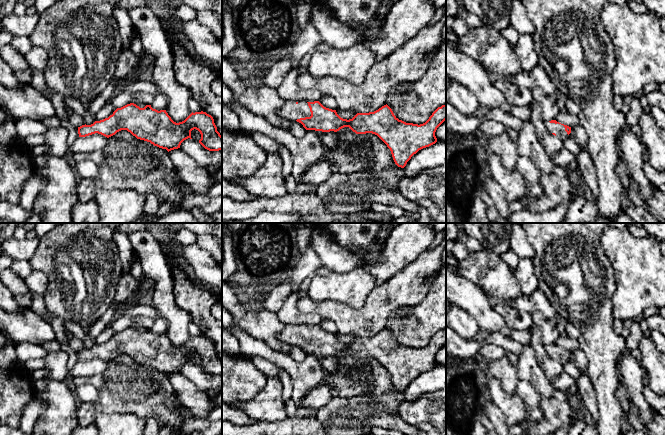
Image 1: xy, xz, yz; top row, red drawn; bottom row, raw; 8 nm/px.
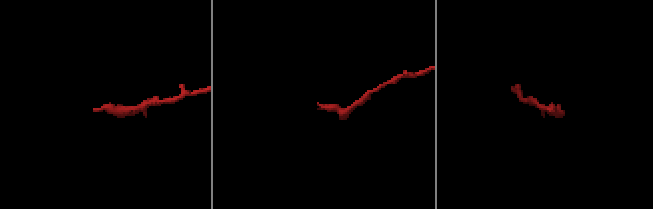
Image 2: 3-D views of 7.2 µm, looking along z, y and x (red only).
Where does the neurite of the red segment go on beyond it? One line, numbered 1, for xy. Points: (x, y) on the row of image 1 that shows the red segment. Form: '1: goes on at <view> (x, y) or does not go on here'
1: does not go on here

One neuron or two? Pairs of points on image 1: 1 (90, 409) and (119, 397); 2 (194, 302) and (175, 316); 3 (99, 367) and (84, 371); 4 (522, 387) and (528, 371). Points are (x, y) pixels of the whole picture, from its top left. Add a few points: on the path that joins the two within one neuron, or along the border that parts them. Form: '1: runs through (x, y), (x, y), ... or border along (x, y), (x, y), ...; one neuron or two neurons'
1: runs through (97, 408), (112, 399); one neuron
2: border along (173, 288), (176, 303), (189, 314), (192, 320); two neurons
3: runs through (95, 367), (88, 368); one neuron
4: border along (519, 378), (528, 381), (542, 396); two neurons

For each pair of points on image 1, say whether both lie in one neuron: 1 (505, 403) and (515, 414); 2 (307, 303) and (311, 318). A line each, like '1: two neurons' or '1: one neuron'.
1: one neuron
2: two neurons

